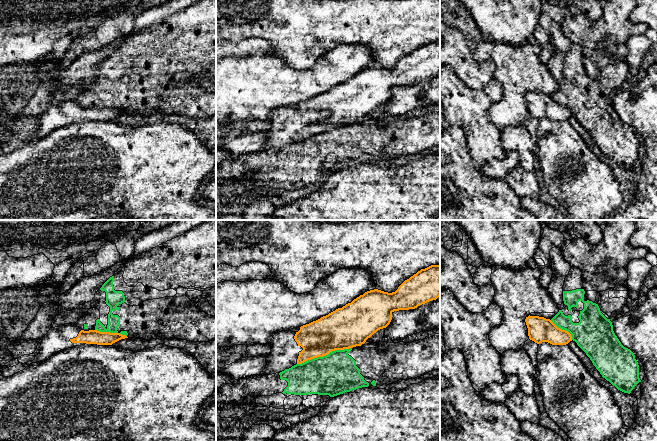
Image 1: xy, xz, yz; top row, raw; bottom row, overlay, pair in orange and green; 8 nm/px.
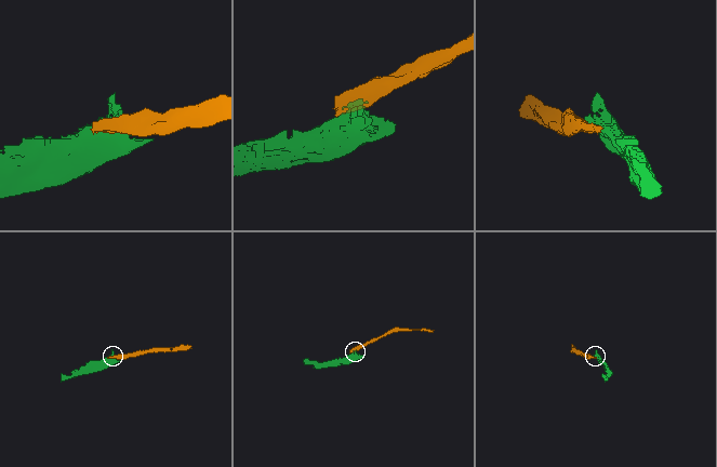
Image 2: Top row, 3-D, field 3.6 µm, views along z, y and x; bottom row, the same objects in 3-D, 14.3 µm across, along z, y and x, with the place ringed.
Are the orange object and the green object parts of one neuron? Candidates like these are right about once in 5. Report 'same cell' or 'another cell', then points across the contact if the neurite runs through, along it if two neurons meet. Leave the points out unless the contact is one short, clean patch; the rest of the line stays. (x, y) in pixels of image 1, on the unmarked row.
another cell

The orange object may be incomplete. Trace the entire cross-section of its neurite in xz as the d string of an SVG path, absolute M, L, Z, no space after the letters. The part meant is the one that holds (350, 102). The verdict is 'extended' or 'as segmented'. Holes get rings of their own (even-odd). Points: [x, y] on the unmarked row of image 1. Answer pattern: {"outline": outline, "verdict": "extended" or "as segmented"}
{"outline": "M440 41L421 45L405 56L395 68L388 69L378 65L367 67L342 84L301 102L298 108L288 106L276 109L269 119L271 128L266 131L267 141L260 150L280 149L296 140L326 132L332 127L361 122L374 109L390 100L394 87L415 85L439 72Z", "verdict": "extended"}

